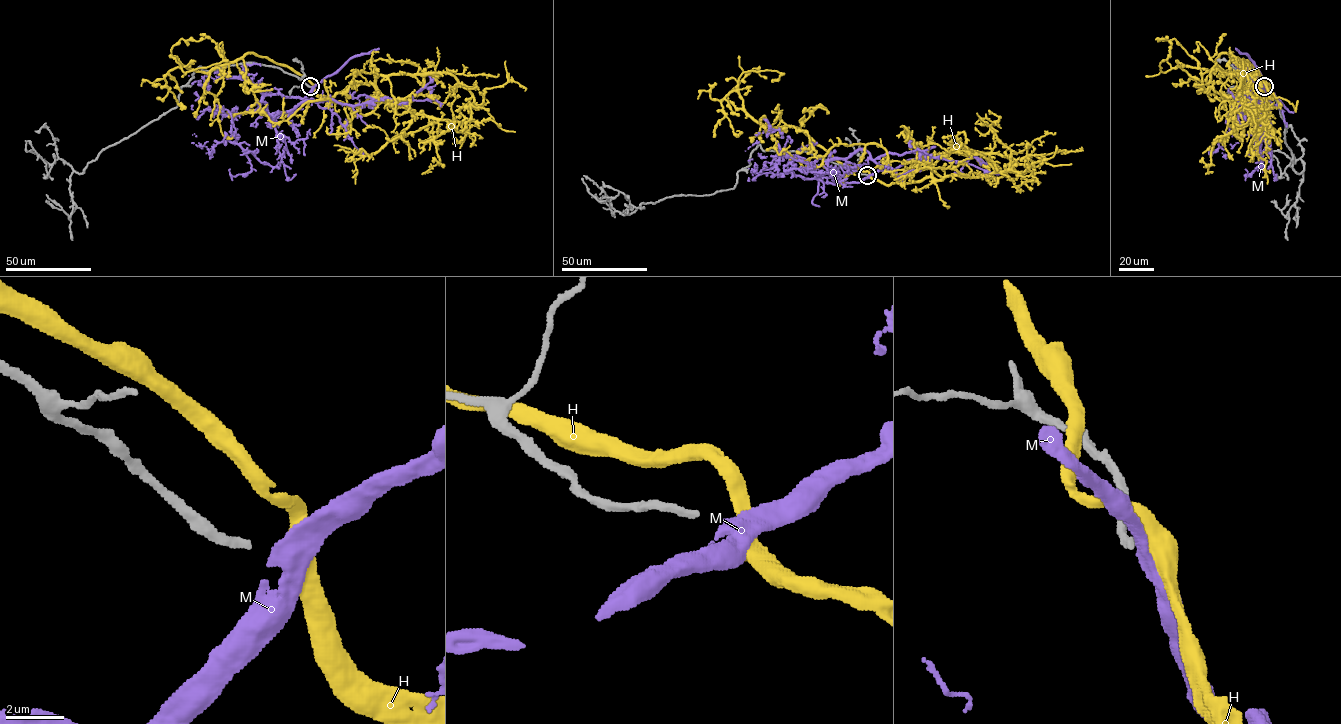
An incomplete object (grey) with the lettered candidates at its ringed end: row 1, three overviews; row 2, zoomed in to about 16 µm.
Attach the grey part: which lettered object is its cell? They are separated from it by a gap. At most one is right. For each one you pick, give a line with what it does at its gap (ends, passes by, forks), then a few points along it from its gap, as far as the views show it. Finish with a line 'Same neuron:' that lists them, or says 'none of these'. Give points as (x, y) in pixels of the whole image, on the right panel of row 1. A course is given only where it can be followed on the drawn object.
Same neuron: none of these

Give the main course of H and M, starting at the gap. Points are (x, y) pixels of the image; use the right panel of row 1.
H: (1265, 86), (1265, 111), (1234, 99), (1235, 122), (1257, 111), (1244, 110)
M: (1265, 87), (1271, 98), (1273, 94), (1264, 113), (1253, 117), (1238, 102), (1251, 102), (1245, 91), (1256, 75)

